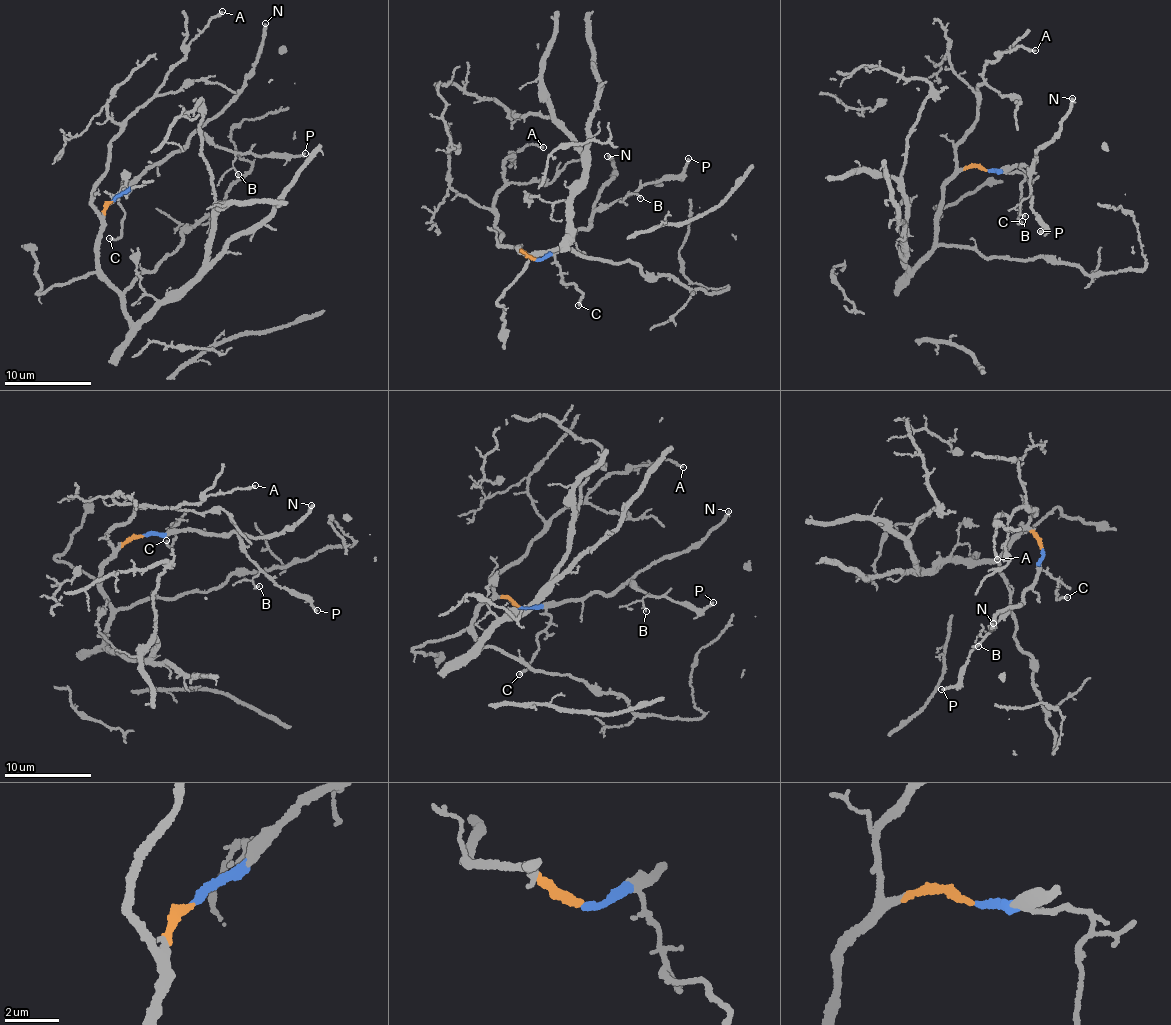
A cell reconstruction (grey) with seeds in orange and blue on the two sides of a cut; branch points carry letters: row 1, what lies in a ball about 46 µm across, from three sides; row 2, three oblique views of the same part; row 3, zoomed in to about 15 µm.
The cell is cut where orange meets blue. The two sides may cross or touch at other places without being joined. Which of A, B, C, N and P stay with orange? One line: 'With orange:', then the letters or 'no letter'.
With orange: A

